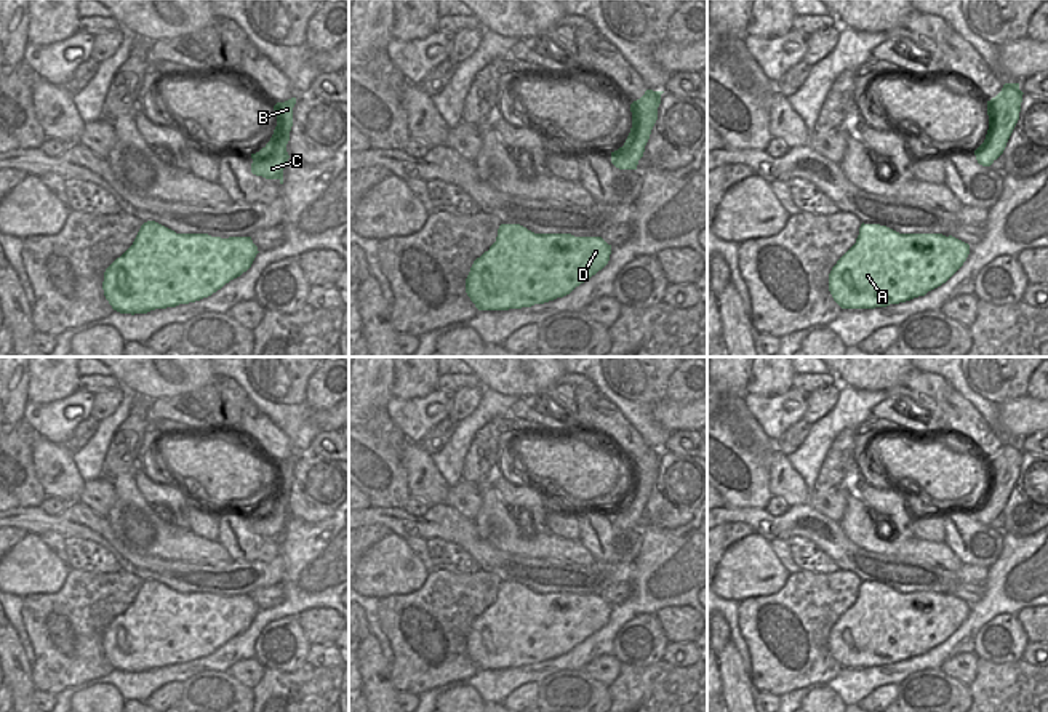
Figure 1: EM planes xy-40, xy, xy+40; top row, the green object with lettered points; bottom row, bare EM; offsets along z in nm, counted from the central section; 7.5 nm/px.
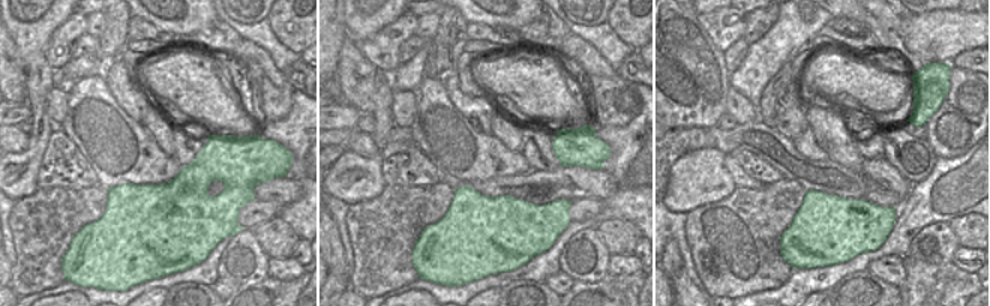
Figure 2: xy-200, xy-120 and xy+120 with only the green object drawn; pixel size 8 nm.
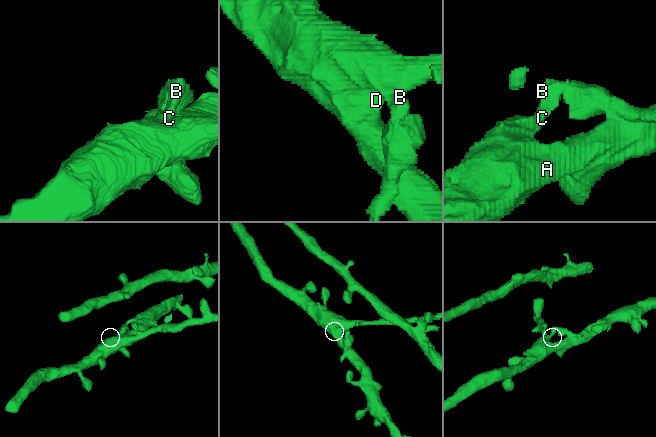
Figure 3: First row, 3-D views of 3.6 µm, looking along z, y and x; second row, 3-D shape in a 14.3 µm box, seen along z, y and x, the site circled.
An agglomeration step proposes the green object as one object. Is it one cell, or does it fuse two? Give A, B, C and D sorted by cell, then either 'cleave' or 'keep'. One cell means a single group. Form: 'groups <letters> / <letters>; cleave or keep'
groups A C D / B; cleave

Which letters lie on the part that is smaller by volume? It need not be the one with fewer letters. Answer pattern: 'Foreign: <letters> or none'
Foreign: B

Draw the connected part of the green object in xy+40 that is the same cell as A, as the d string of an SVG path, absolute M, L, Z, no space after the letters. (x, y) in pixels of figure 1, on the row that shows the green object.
M861 224L856 243L829 274L829 291L842 309L899 304L946 283L966 261L970 245L942 234L899 234L880 224Z

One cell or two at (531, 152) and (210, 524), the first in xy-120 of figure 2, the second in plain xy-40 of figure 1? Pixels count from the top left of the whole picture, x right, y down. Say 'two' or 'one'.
two

